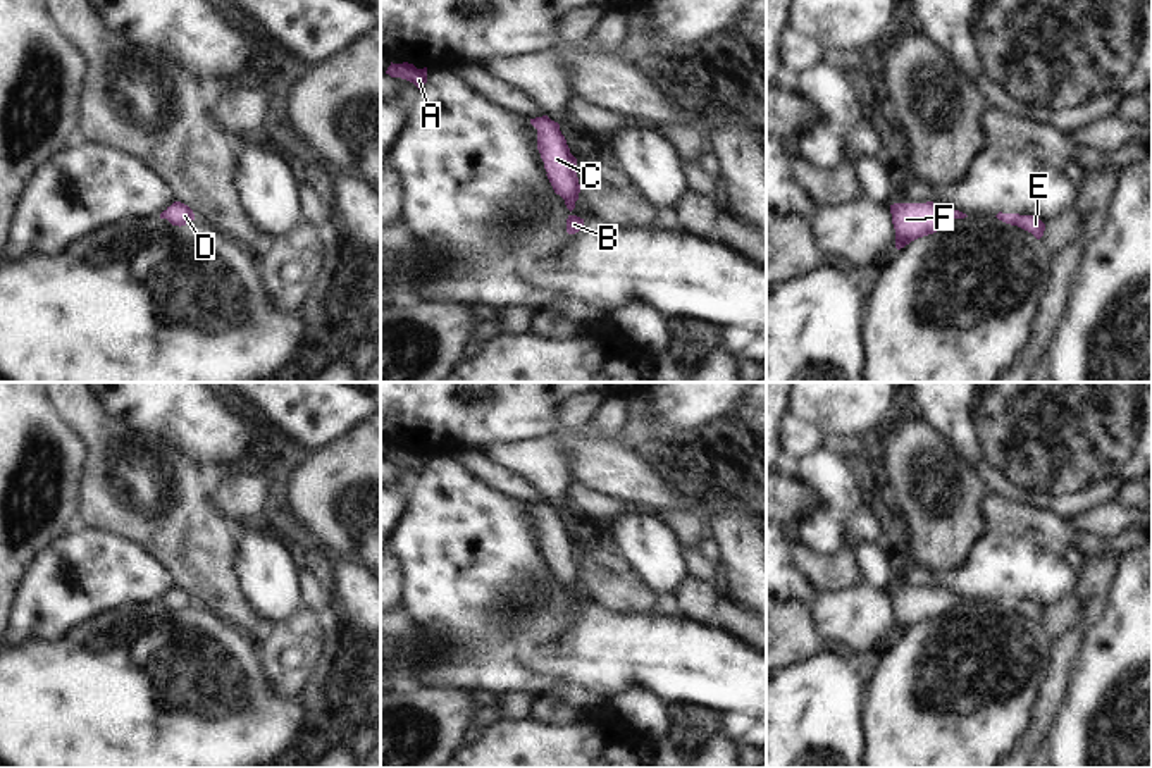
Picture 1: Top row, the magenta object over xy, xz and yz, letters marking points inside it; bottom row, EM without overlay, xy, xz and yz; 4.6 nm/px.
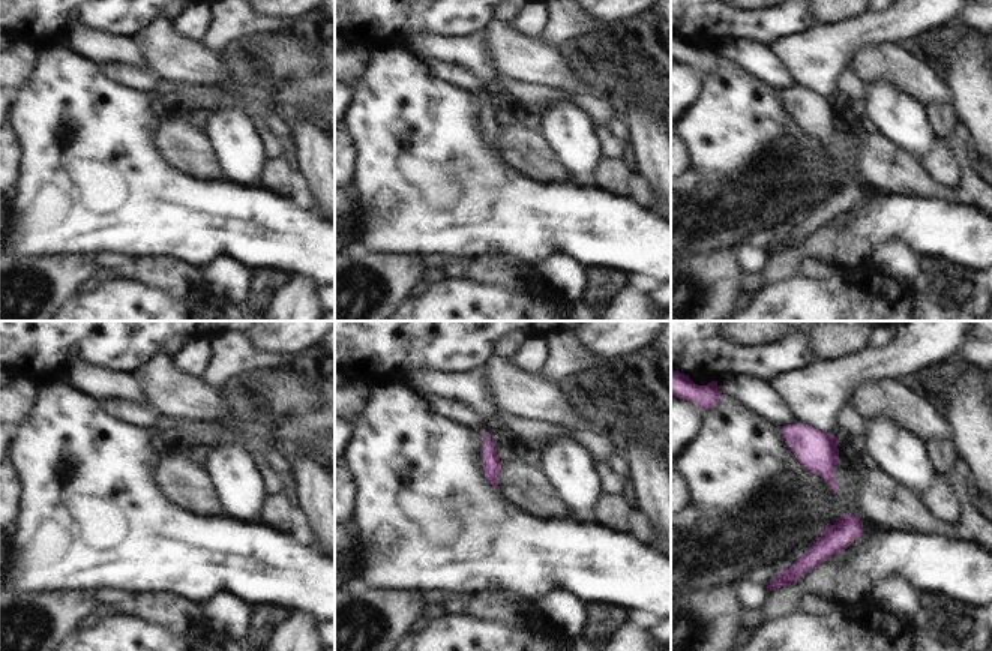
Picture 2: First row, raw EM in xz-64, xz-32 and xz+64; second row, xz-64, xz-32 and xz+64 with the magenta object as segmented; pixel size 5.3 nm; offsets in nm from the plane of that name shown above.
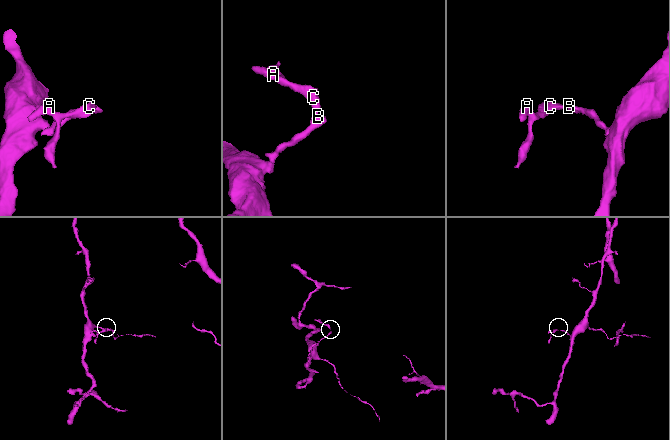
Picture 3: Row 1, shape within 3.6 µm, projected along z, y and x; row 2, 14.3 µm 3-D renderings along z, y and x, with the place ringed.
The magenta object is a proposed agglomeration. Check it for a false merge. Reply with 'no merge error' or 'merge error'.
no merge error

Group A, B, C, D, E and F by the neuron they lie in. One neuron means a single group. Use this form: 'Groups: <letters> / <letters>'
Groups: A B C D E F

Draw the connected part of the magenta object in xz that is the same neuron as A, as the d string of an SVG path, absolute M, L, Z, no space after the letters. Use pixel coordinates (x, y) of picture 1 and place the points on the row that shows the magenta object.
M393 64L387 67L386 74L391 77L401 77L413 83L418 90L427 83L427 67L417 69L413 64Z

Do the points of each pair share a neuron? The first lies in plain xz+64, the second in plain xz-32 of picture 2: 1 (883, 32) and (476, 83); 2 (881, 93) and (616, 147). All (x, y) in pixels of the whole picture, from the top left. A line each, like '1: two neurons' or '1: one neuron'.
1: two neurons
2: two neurons

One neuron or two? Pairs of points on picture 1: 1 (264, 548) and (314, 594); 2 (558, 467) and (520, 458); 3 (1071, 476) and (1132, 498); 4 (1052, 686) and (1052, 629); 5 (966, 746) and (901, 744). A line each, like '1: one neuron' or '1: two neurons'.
1: two neurons
2: one neuron
3: two neurons
4: two neurons
5: one neuron

